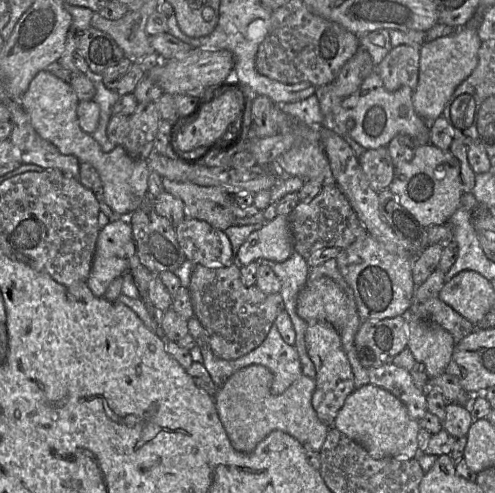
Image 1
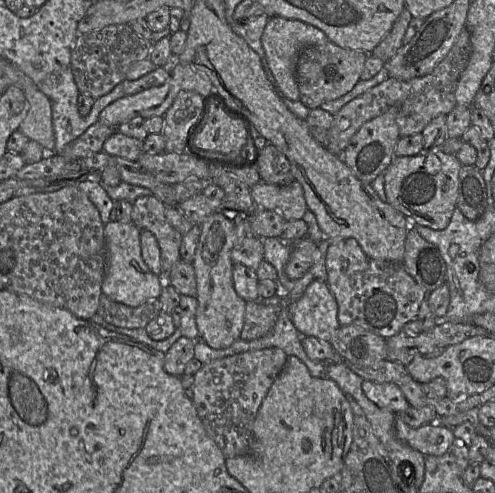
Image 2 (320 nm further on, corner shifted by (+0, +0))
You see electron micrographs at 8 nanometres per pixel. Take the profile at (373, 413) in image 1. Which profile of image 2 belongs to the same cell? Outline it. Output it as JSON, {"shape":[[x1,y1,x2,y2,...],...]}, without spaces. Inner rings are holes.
{"shape":[[399,415,395,417,395,432,398,439,425,456,441,456,449,452,451,446,455,445,452,429,430,424,412,428]]}

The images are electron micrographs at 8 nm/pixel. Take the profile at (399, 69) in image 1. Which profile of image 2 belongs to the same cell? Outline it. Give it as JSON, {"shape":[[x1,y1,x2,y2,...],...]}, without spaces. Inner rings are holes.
{"shape":[[464,28,450,51,431,73,409,80,388,77,377,86,351,100,334,116,333,124,328,132,326,149,342,157,351,138,360,127,367,121,385,113,395,103,400,103,396,122,401,137,421,133,434,118,441,114,448,115,457,106,455,92,459,78,469,62,471,51,470,33]]}

